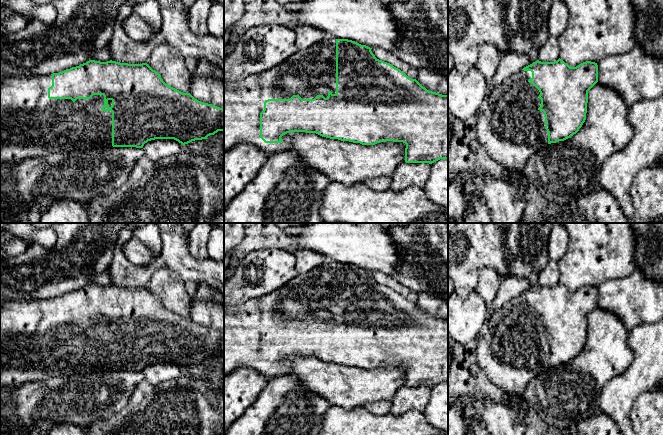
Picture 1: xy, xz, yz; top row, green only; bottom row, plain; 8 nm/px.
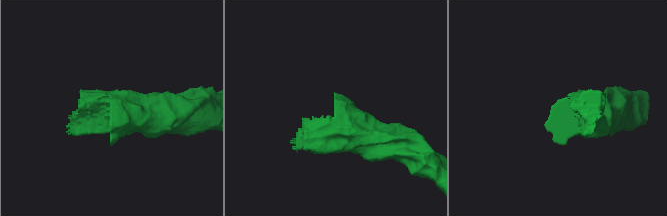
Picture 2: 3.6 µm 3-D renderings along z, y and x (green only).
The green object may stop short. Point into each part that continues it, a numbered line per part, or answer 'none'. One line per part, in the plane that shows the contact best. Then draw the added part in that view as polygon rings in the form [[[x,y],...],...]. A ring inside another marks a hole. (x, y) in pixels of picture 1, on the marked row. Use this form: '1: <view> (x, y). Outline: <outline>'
1: xz (309, 72). Outline: [[[325,34],[319,43],[299,49],[283,63],[268,71],[249,75],[236,82],[224,82],[224,150],[240,143],[250,143],[259,147],[267,156],[287,151],[287,143],[265,143],[260,138],[260,113],[264,110],[264,102],[268,99],[290,99],[293,95],[299,95],[302,99],[314,99],[317,95],[327,98],[329,91],[336,94],[336,39]]]

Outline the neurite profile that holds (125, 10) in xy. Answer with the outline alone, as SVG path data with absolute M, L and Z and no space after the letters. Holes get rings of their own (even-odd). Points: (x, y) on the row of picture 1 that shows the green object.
M126 4L119 9L113 36L108 45L112 61L128 64L147 63L156 47L167 44L184 58L204 58L224 71L224 37L194 34L189 27L188 7L185 6L183 11L161 7L161 29L144 41L132 40L121 24L134 10Z

